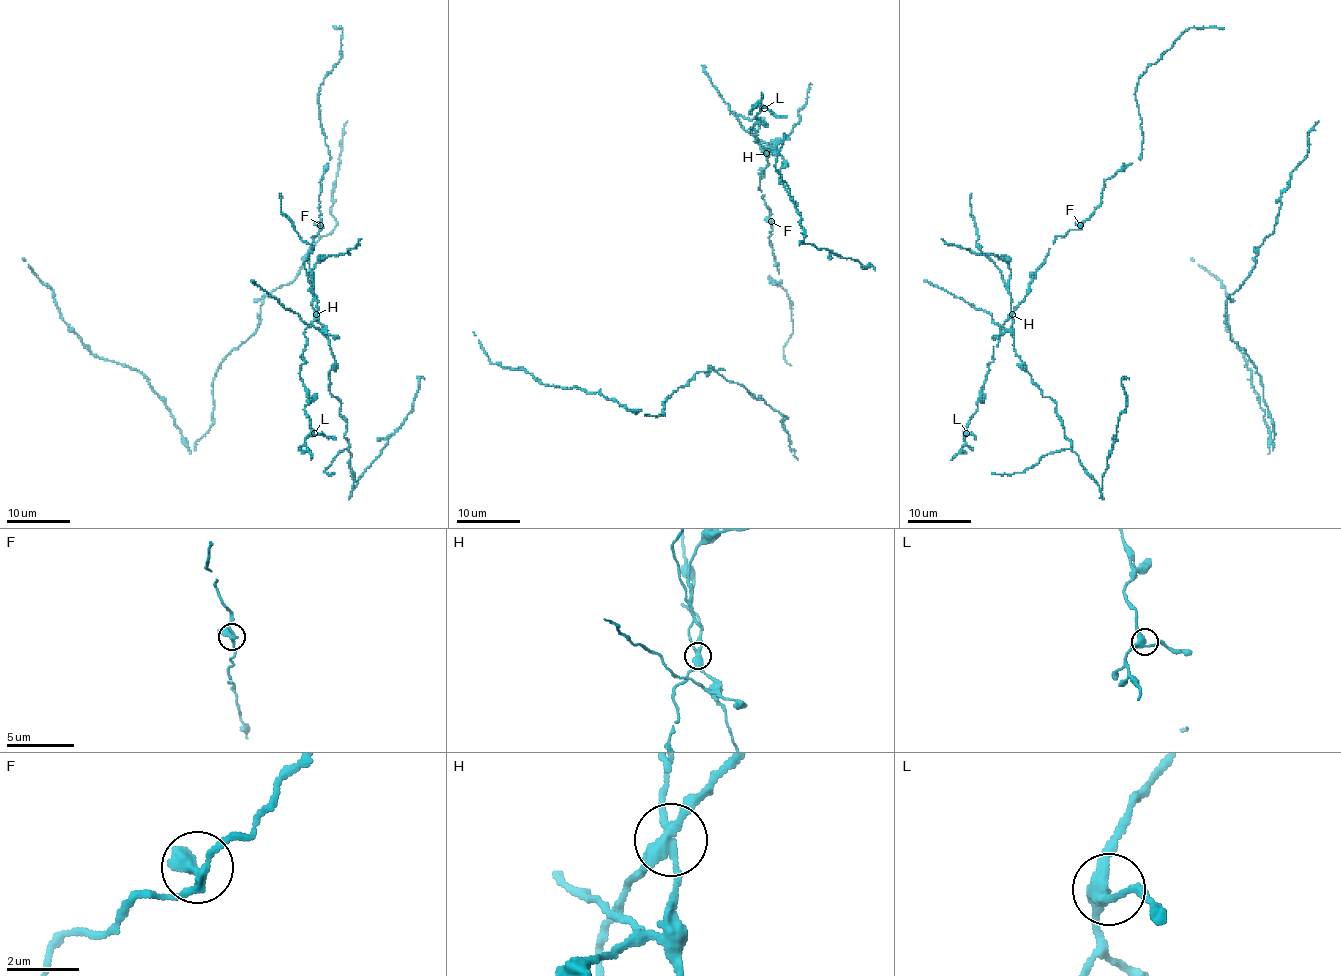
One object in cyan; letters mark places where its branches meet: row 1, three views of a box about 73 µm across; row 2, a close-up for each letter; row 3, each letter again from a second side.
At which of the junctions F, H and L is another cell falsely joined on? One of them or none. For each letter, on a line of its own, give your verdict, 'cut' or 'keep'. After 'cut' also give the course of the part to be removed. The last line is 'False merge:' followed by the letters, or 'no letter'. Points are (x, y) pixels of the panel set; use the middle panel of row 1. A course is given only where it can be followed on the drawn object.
F: keep
H: cut; course (766, 154), (783, 158), (780, 182), (797, 204), (804, 242), (864, 267), (868, 263), (875, 270)
L: keep
False merge: H

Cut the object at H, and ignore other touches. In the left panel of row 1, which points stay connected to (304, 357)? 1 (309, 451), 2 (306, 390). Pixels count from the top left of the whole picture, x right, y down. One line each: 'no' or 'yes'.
1: yes
2: yes

